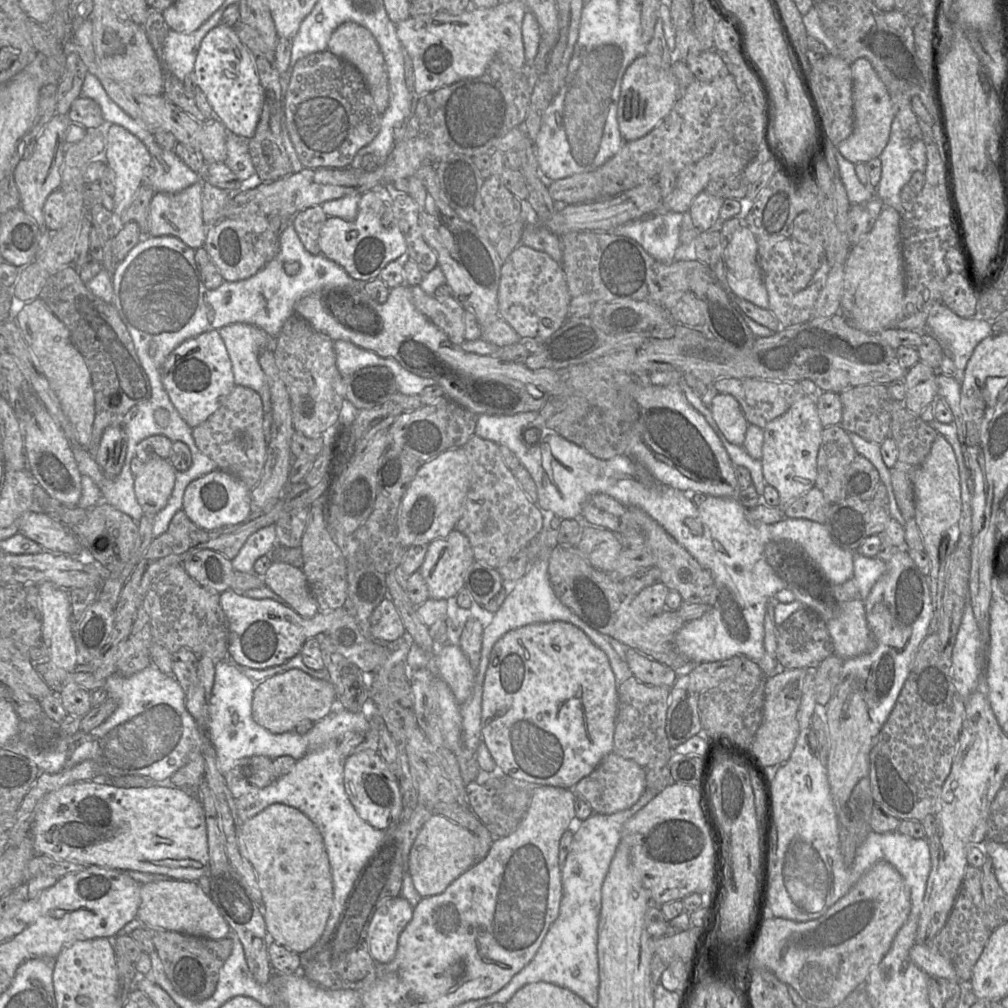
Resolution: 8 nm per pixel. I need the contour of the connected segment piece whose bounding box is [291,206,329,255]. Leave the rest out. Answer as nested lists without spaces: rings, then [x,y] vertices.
[[[311,206],[292,217],[291,223],[308,252],[315,255],[321,254],[319,235],[328,217],[321,206]]]

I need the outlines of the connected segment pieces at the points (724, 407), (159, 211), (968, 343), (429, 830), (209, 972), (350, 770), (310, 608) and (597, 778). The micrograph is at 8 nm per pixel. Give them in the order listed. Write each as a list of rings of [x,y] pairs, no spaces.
[[[718,393],[712,400],[710,411],[727,441],[742,445],[749,423],[737,400],[729,394]]]
[[[200,180],[178,193],[156,192],[150,203],[149,236],[175,236],[193,249],[203,247],[207,237],[202,211],[203,184]]]
[[[951,309],[949,312],[929,313],[927,319],[927,328],[940,341],[945,341],[951,351],[951,359],[953,359],[957,368],[956,379],[963,381],[965,368],[976,348],[976,346],[985,338],[993,334],[991,323],[983,317],[976,316],[973,318],[962,318],[954,313]]]
[[[431,814],[424,822],[411,847],[408,872],[422,898],[442,893],[475,860],[475,836],[444,816]]]
[[[146,928],[175,991],[193,1001],[210,998],[216,990],[221,969],[232,953],[233,941],[230,938],[213,940],[176,931]]]
[[[365,750],[344,760],[344,788],[357,814],[374,828],[386,830],[399,821],[402,799],[398,779],[378,752]]]
[[[272,562],[262,578],[264,585],[281,596],[300,616],[311,618],[320,611],[301,568],[290,563]]]
[[[612,751],[588,776],[575,784],[573,792],[590,805],[593,813],[610,815],[630,809],[637,803],[646,787],[645,776],[644,768]]]

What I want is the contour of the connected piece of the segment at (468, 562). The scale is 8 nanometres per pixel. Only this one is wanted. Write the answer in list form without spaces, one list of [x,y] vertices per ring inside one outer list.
[[[456,528],[446,537],[430,542],[424,561],[419,569],[427,584],[429,598],[447,600],[456,597],[458,592],[465,587],[467,571],[474,561],[474,553],[469,539]]]

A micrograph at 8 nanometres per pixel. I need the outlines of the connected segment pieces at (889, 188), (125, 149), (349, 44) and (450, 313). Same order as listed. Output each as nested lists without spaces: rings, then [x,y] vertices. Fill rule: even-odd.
[[[895,117],[891,124],[889,141],[879,159],[882,163],[881,179],[875,188],[875,195],[885,206],[903,214],[901,191],[913,173],[926,168],[926,145],[922,139],[909,139]]]
[[[110,124],[105,127],[106,148],[103,159],[115,176],[115,192],[113,195],[113,213],[120,217],[131,204],[142,185],[142,177],[146,167],[151,165],[151,156],[145,144],[123,126]]]
[[[344,22],[332,33],[327,50],[349,61],[361,72],[378,112],[383,114],[389,105],[389,78],[383,53],[371,31],[358,23]]]
[[[420,285],[409,286],[409,288],[415,307],[441,329],[452,343],[462,344],[465,341],[462,305],[452,295],[438,298],[425,293]]]

